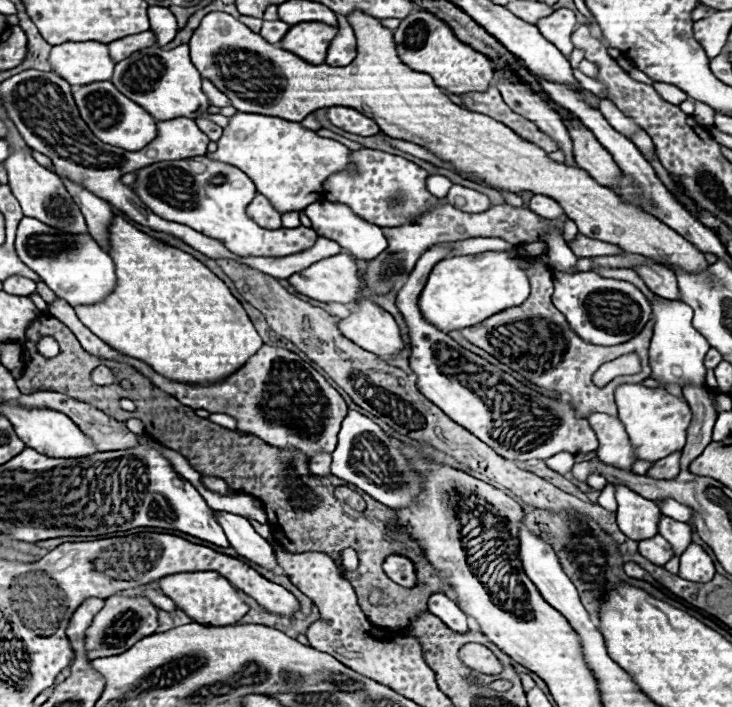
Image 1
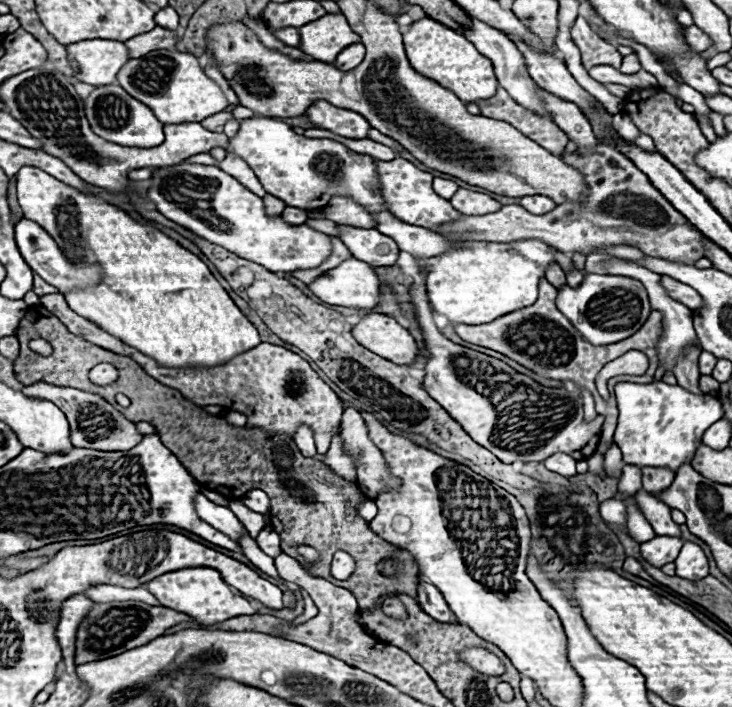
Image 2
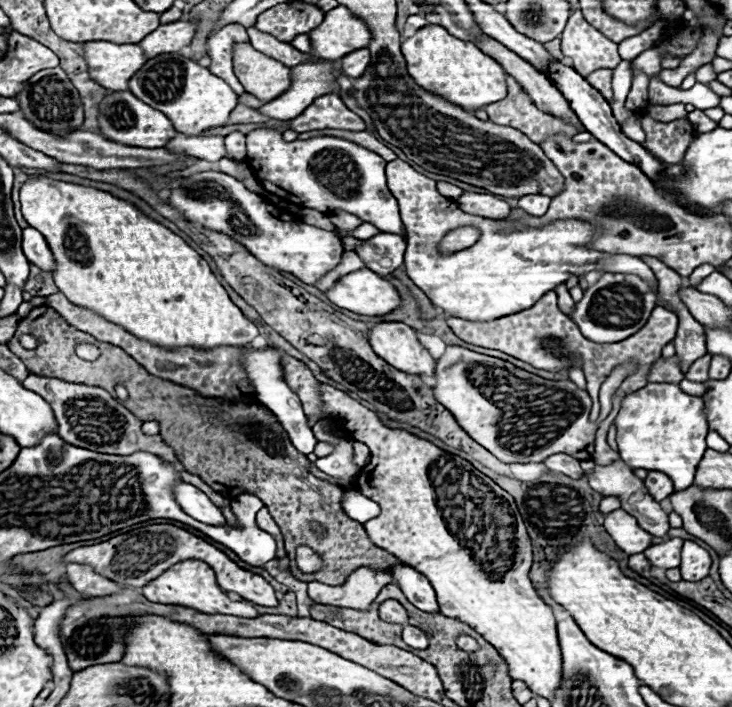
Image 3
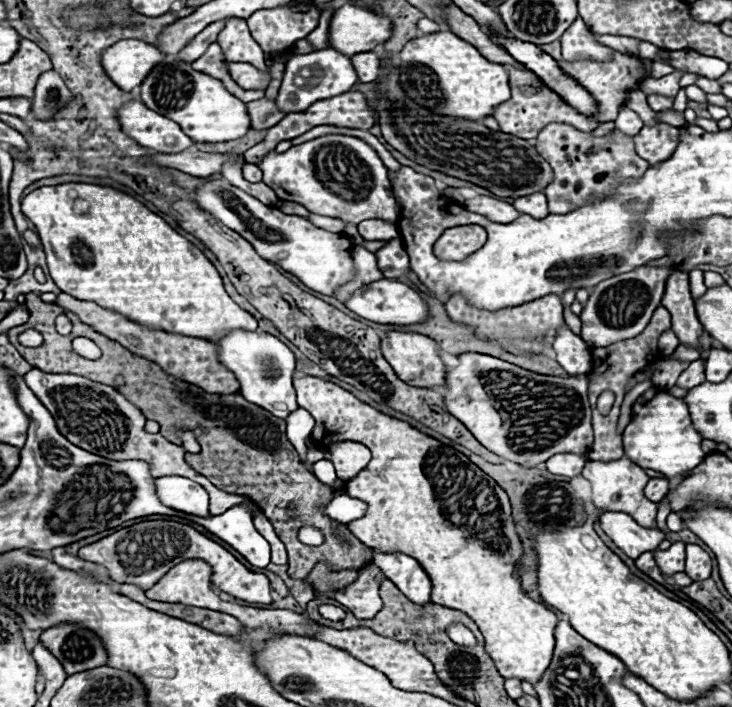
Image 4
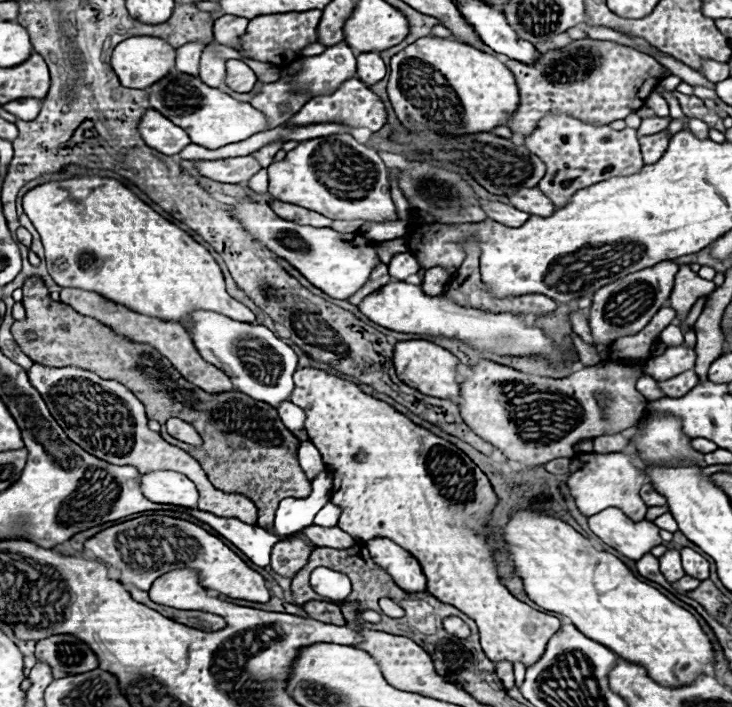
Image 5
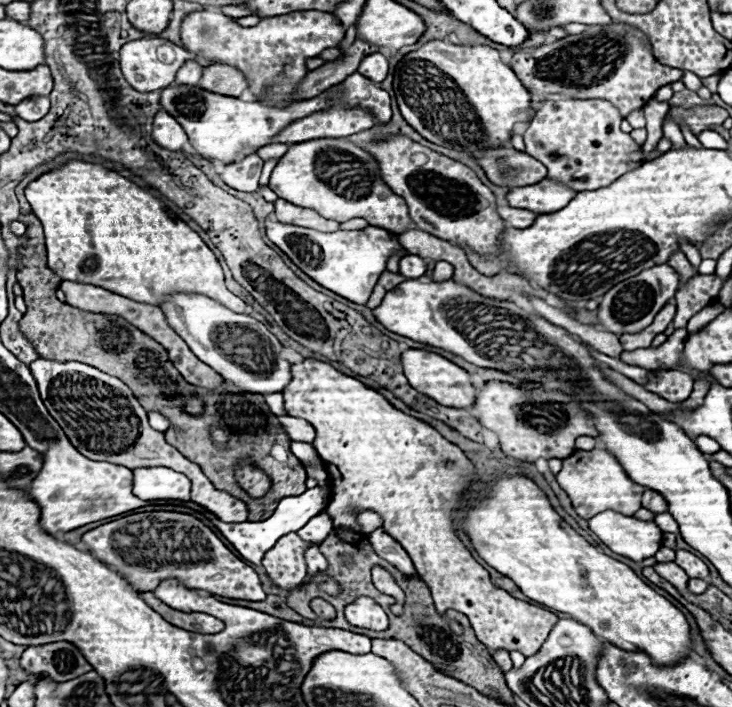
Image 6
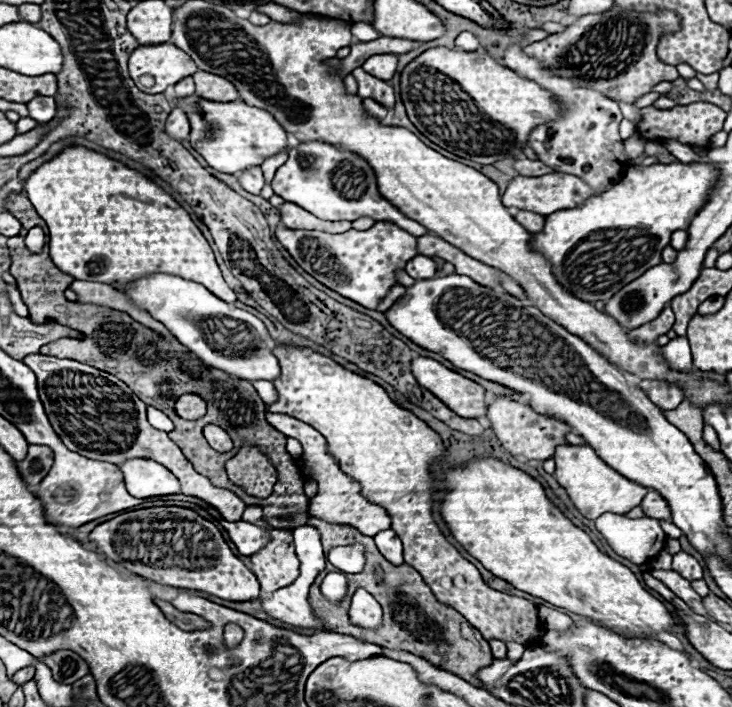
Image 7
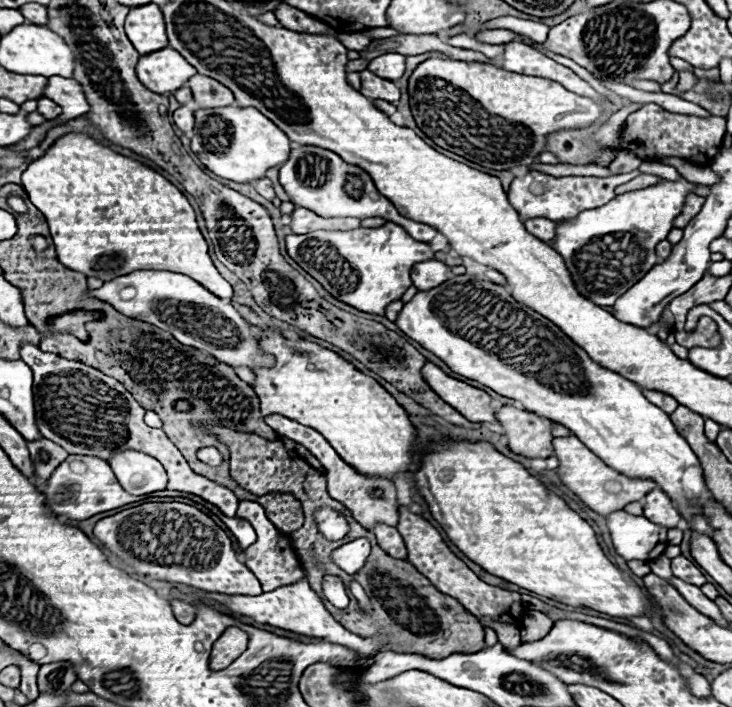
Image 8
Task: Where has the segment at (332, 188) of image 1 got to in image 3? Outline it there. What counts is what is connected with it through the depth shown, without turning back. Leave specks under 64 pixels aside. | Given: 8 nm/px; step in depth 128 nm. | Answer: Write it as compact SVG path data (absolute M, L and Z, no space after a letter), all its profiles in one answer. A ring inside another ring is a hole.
M396 158L396 160L388 162L386 176L388 176L390 192L398 200L400 216L402 216L402 222L408 232L408 238L406 238L408 248L404 254L406 272L414 280L414 284L426 292L426 296L432 300L432 304L442 308L446 314L452 314L452 316L458 316L464 320L494 320L496 316L508 316L512 312L526 310L548 290L554 290L558 284L566 282L570 274L584 276L590 270L594 270L596 260L602 256L602 252L586 248L588 240L596 236L596 230L594 230L594 226L584 224L580 220L564 220L564 222L554 222L546 228L522 228L512 234L502 234L498 228L500 224L496 224L494 220L466 214L452 200L440 196L436 190L436 180L416 172L404 160ZM342 210L328 212L328 218L336 228L342 228L342 230L354 230L362 224L362 220L358 220L358 216L354 216L350 212L342 212ZM460 226L478 228L480 230L478 242L466 250L458 250L448 256L440 254L438 244L440 244L442 236L446 236L450 230L456 230Z

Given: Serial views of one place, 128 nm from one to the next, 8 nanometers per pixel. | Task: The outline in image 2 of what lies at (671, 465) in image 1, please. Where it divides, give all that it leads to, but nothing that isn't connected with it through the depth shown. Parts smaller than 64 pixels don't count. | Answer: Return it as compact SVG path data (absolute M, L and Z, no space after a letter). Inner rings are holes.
M644 466L642 468L642 482L644 482L644 490L658 494L662 492L668 484L672 484L676 472L670 468L660 468L660 466Z

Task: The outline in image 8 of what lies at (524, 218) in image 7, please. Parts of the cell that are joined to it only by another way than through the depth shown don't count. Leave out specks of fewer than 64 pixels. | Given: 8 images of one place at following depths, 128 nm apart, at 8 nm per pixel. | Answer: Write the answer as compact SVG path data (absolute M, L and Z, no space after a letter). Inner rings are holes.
M528 218L528 220L524 220L524 226L530 234L538 236L542 242L550 242L554 238L556 222L548 220L548 218Z

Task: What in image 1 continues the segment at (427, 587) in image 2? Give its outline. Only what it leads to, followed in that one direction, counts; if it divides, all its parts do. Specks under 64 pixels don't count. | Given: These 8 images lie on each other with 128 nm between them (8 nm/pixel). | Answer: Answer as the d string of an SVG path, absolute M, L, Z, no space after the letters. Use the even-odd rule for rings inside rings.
M444 594L430 596L428 612L438 616L450 630L454 630L454 632L468 632L466 614L448 596L444 596Z

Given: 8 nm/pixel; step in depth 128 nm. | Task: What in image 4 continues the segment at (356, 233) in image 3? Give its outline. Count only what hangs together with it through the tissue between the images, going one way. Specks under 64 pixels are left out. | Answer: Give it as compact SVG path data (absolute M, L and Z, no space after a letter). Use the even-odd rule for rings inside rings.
M364 220L358 224L358 232L364 240L390 240L398 238L398 226L382 220Z

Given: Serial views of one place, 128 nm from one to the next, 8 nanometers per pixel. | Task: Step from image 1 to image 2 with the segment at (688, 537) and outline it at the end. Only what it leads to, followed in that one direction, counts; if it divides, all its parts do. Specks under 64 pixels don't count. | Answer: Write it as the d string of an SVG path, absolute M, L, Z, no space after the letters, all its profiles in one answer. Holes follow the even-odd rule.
M644 490L636 492L636 500L638 500L642 514L652 524L652 528L658 536L678 536L680 538L680 526L676 522L672 522L670 508L664 502L656 500L654 496L650 496Z

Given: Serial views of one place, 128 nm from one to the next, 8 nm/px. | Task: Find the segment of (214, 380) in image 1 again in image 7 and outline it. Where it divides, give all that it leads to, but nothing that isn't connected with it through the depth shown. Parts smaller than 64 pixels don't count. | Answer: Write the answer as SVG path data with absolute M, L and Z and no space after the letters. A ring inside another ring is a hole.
M82 146L66 148L54 160L42 164L36 172L30 174L26 180L26 194L48 226L50 258L68 276L74 276L76 280L112 284L114 288L126 288L126 284L132 284L138 280L138 276L166 272L172 276L182 276L184 280L194 280L214 292L220 300L236 304L234 290L224 282L210 244L196 228L188 212L170 194L166 194L140 172Z

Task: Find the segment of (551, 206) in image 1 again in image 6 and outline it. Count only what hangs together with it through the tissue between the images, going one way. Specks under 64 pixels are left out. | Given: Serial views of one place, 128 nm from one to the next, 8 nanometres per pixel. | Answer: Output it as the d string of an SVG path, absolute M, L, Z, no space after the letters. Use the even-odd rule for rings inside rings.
M540 180L538 184L512 188L506 196L508 204L514 208L524 208L536 214L550 214L564 208L572 198L574 190L566 188L564 184L558 184L554 180Z

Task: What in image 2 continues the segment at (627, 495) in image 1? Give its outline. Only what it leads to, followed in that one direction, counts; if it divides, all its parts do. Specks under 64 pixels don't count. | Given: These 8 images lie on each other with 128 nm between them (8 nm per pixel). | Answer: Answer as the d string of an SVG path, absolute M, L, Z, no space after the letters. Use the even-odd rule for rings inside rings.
M613 444L608 452L606 452L606 460L604 460L604 468L606 468L606 474L614 480L620 480L622 476L622 456L620 456L620 449L616 444ZM626 496L624 498L624 504L626 504L626 530L628 530L628 534L636 542L652 540L656 534L654 534L652 526L648 524L648 520L644 518L644 514L640 512L640 508L636 506L634 496Z

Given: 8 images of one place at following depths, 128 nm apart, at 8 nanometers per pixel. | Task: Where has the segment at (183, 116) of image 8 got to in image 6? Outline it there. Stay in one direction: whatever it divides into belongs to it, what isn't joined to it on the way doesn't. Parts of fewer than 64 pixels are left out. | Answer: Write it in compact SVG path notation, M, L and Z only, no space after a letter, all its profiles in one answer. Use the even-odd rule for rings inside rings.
M158 110L152 120L152 140L170 152L178 152L186 146L188 136L182 126L164 110Z

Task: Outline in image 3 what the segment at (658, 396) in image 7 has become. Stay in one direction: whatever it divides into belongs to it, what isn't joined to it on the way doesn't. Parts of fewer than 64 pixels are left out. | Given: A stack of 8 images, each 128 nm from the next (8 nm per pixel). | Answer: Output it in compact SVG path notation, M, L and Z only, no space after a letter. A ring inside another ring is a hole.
M710 354L702 356L700 360L696 360L696 362L690 366L686 378L688 378L688 380L694 380L694 382L706 382L706 380L708 380L708 366L710 366L710 360L712 360Z

